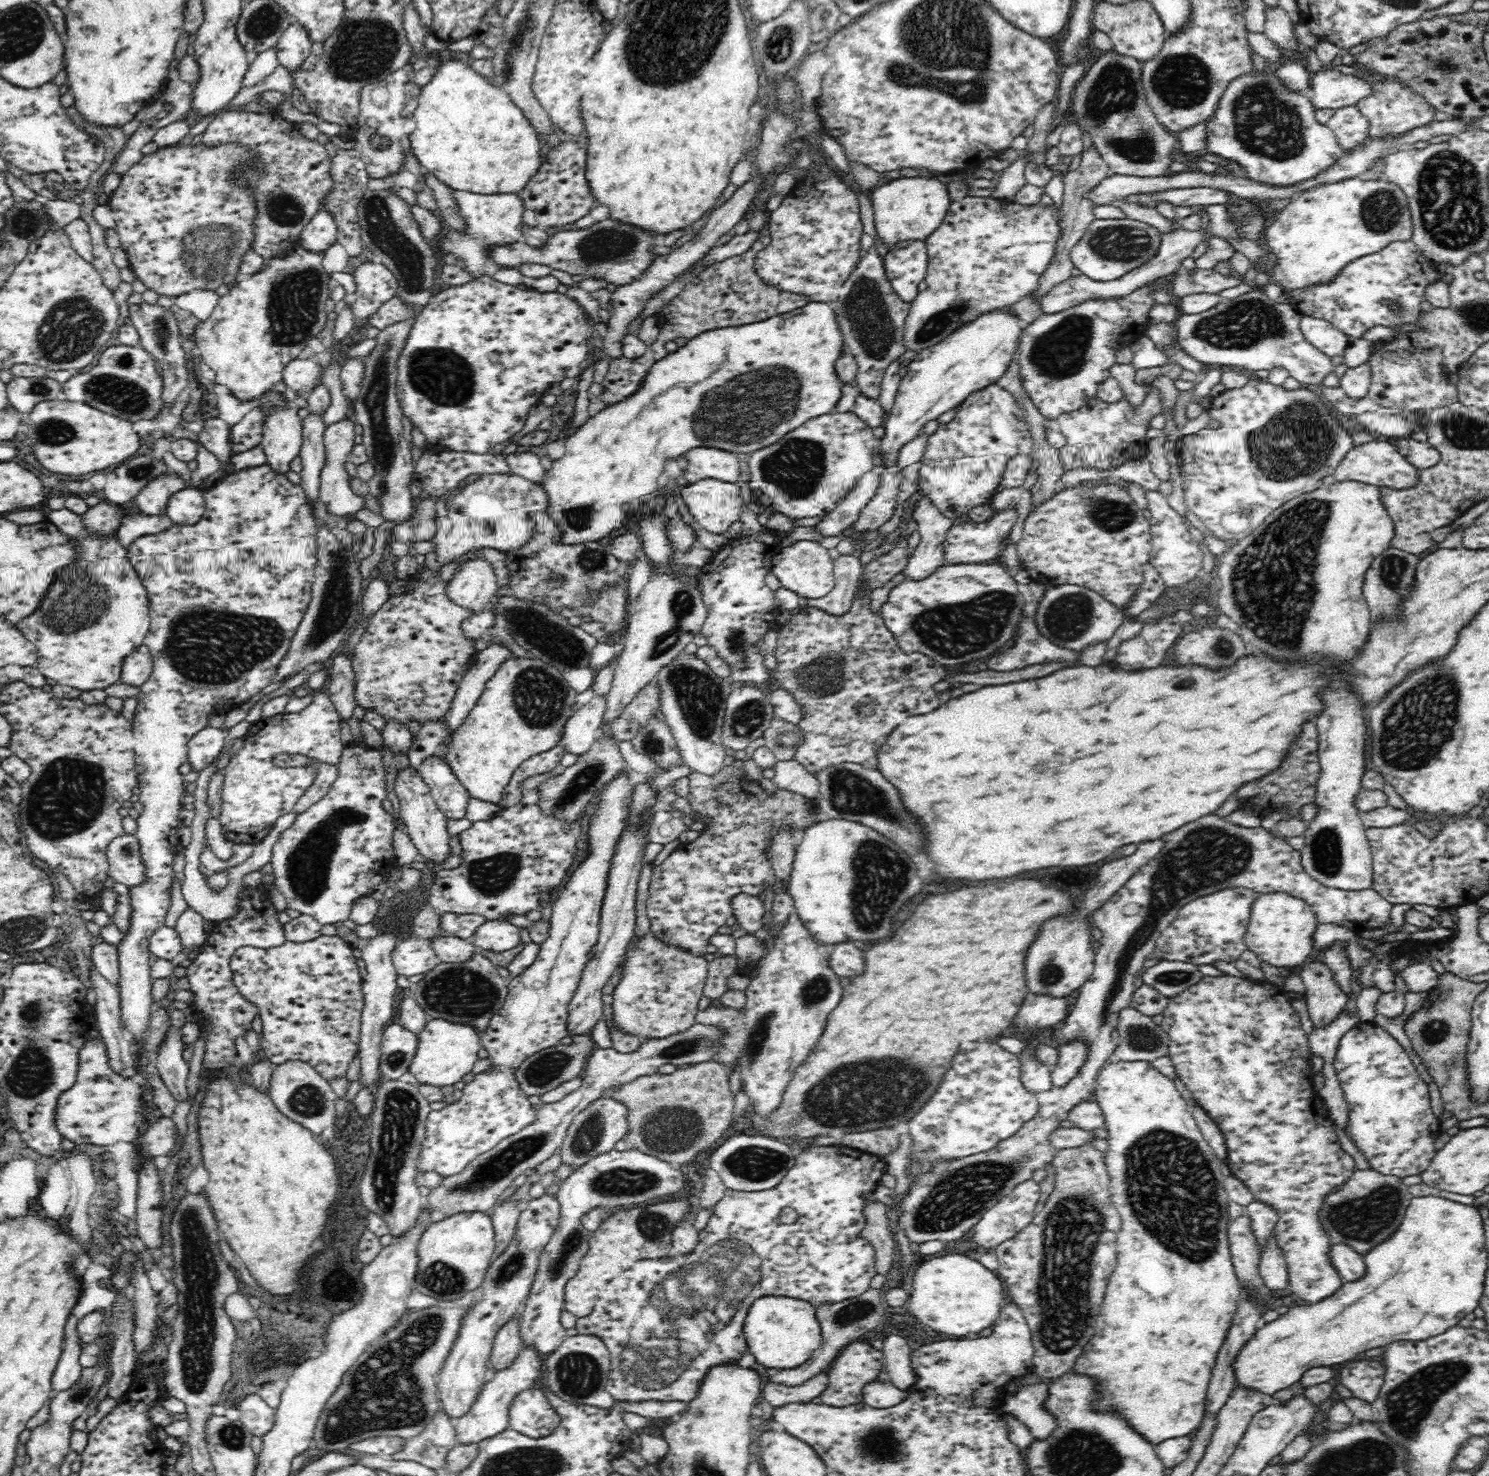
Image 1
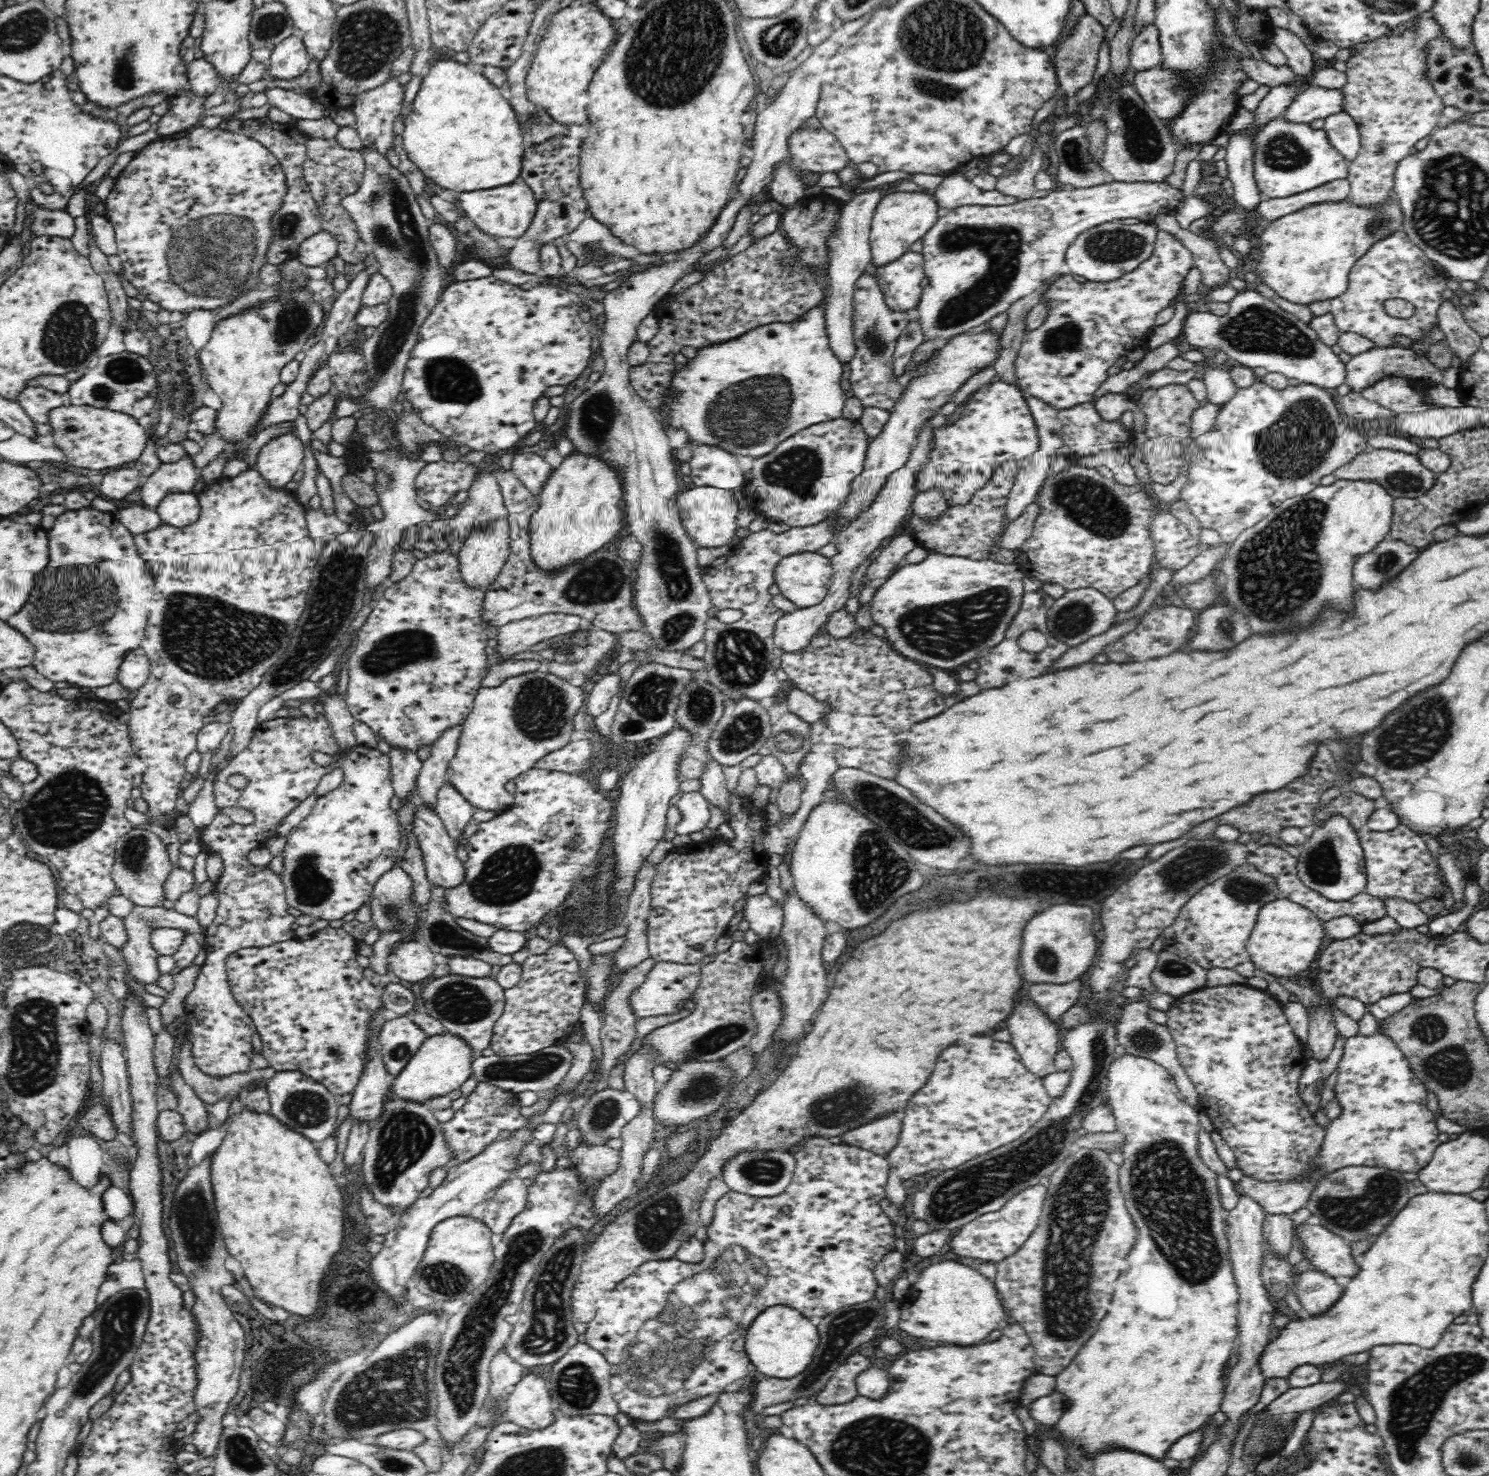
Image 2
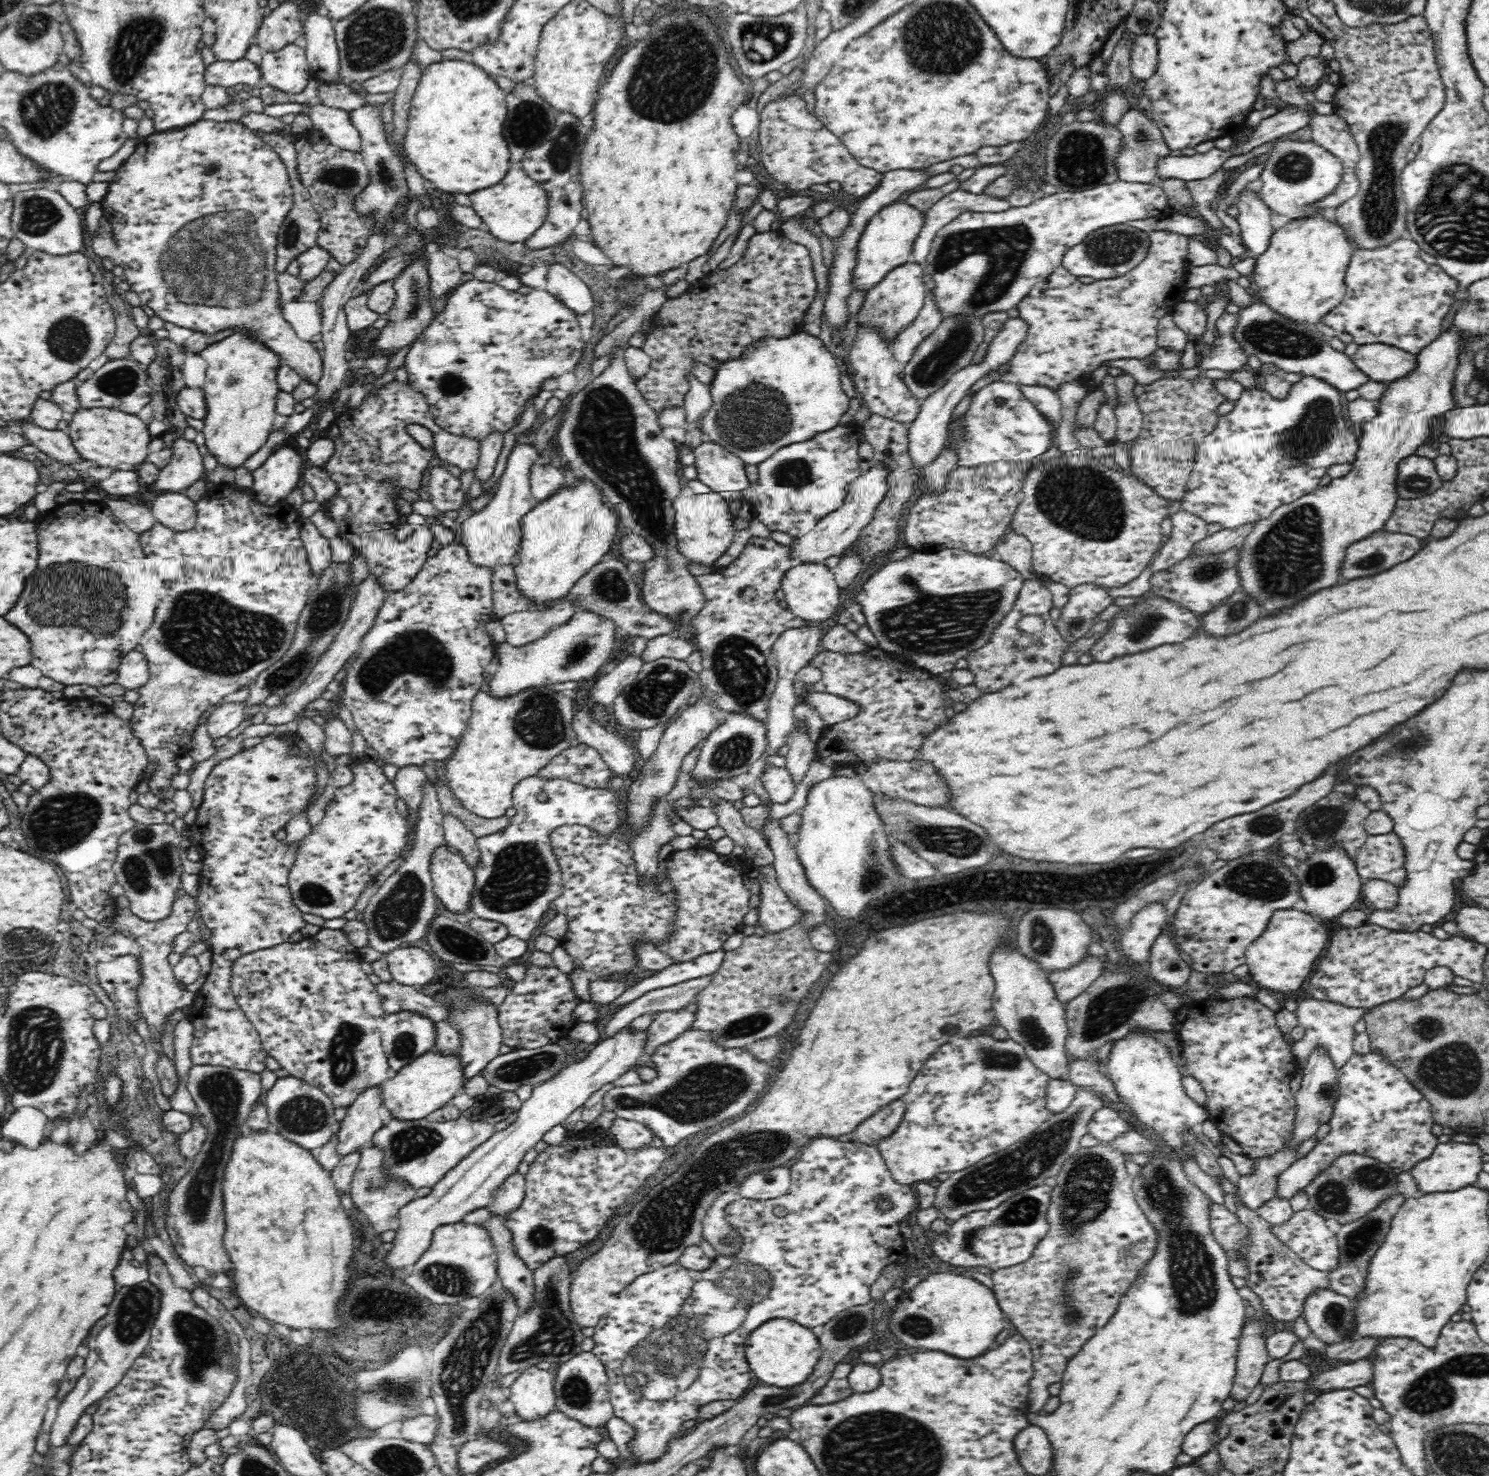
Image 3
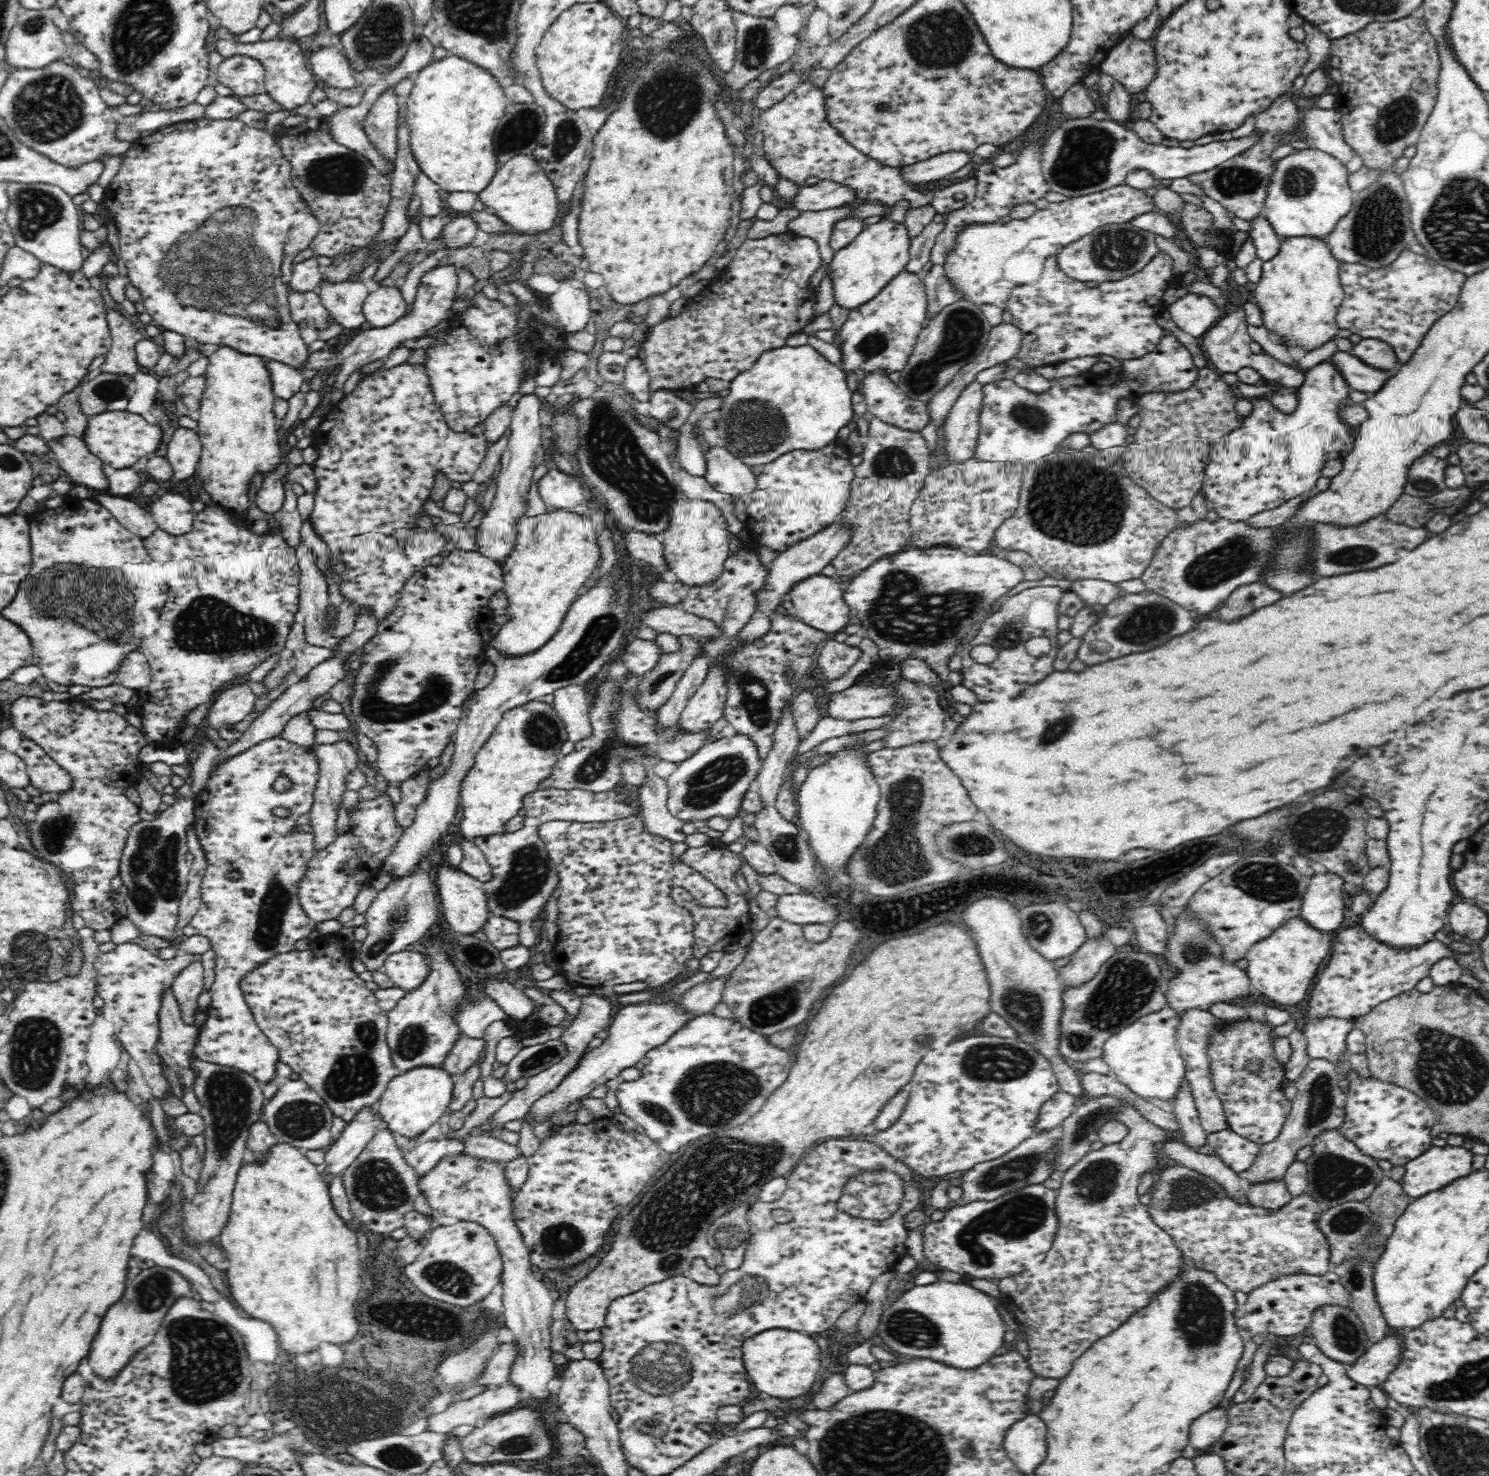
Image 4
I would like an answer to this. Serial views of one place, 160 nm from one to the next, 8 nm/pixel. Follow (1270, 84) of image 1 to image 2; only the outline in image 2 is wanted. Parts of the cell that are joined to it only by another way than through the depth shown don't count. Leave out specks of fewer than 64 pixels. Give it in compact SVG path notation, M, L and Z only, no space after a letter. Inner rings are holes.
M1239 101L1236 110L1228 118L1228 124L1221 130L1228 136L1232 133L1246 133L1250 137L1254 147L1254 176L1263 197L1287 198L1292 194L1322 186L1326 182L1347 178L1351 161L1329 143L1325 129L1312 128L1301 122L1290 122L1283 115L1272 118L1270 122L1257 124L1256 113Z

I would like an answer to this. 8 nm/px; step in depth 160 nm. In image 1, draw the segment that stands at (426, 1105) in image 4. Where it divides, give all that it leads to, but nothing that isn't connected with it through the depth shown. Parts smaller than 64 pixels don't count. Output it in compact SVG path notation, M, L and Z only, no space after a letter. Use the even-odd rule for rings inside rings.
M428 1018L424 1028L417 1034L417 1049L409 1066L410 1074L416 1076L416 1083L432 1086L450 1086L460 1082L478 1060L481 1049L480 1030L471 1024L456 1024L443 1018Z

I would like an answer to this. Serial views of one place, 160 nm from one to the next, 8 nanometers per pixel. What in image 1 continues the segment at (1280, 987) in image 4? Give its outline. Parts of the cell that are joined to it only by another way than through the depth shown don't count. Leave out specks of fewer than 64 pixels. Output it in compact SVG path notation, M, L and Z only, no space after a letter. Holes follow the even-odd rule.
M1284 892L1258 893L1252 902L1251 914L1244 934L1247 948L1256 953L1258 959L1272 966L1300 966L1314 955L1312 934L1318 928L1316 914L1309 904Z

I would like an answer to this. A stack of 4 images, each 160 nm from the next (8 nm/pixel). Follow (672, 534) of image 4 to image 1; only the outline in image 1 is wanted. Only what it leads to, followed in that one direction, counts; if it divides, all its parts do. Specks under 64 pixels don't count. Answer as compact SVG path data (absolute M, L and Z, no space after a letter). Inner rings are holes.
M716 479L687 485L681 495L696 518L697 526L714 534L725 535L730 525L739 520L744 504L738 484Z

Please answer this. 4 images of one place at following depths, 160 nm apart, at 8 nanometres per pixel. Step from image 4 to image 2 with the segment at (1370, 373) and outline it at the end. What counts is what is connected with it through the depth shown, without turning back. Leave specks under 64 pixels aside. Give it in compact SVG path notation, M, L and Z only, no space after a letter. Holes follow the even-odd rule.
M1250 286L1228 302L1228 312L1218 315L1208 311L1196 311L1184 319L1182 338L1196 350L1224 352L1236 360L1239 366L1265 368L1286 378L1296 378L1304 384L1336 388L1344 384L1346 367L1332 349L1323 344L1312 327L1298 319L1294 313L1283 310L1272 299L1261 295L1256 287Z

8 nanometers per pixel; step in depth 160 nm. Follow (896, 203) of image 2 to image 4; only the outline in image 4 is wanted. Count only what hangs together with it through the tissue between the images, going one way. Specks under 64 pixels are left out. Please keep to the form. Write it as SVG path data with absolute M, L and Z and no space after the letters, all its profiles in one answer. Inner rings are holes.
M885 215L876 224L866 226L858 237L842 250L835 251L830 264L835 302L852 310L872 300L888 282L903 272L910 260L910 233L905 223L892 221Z

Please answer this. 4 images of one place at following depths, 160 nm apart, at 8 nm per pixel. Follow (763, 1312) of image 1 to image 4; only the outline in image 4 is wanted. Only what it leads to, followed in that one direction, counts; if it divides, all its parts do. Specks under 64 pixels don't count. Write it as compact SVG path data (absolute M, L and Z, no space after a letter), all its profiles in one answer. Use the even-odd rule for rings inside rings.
M770 1328L747 1338L742 1345L743 1363L756 1390L776 1398L796 1398L818 1384L822 1372L819 1341L807 1333Z

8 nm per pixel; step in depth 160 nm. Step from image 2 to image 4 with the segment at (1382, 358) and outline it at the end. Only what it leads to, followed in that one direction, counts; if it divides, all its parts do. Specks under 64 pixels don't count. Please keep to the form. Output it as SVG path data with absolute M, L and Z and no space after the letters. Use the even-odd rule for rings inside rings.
M1366 338L1358 342L1351 353L1374 369L1389 371L1399 362L1392 346L1376 338Z

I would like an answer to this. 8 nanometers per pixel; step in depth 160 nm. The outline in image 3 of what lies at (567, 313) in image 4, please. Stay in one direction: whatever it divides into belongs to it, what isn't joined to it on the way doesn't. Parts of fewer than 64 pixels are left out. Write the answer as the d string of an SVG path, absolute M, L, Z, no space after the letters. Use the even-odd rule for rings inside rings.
M560 262L549 266L545 288L577 315L590 312L592 306L594 306L592 293L588 285Z

